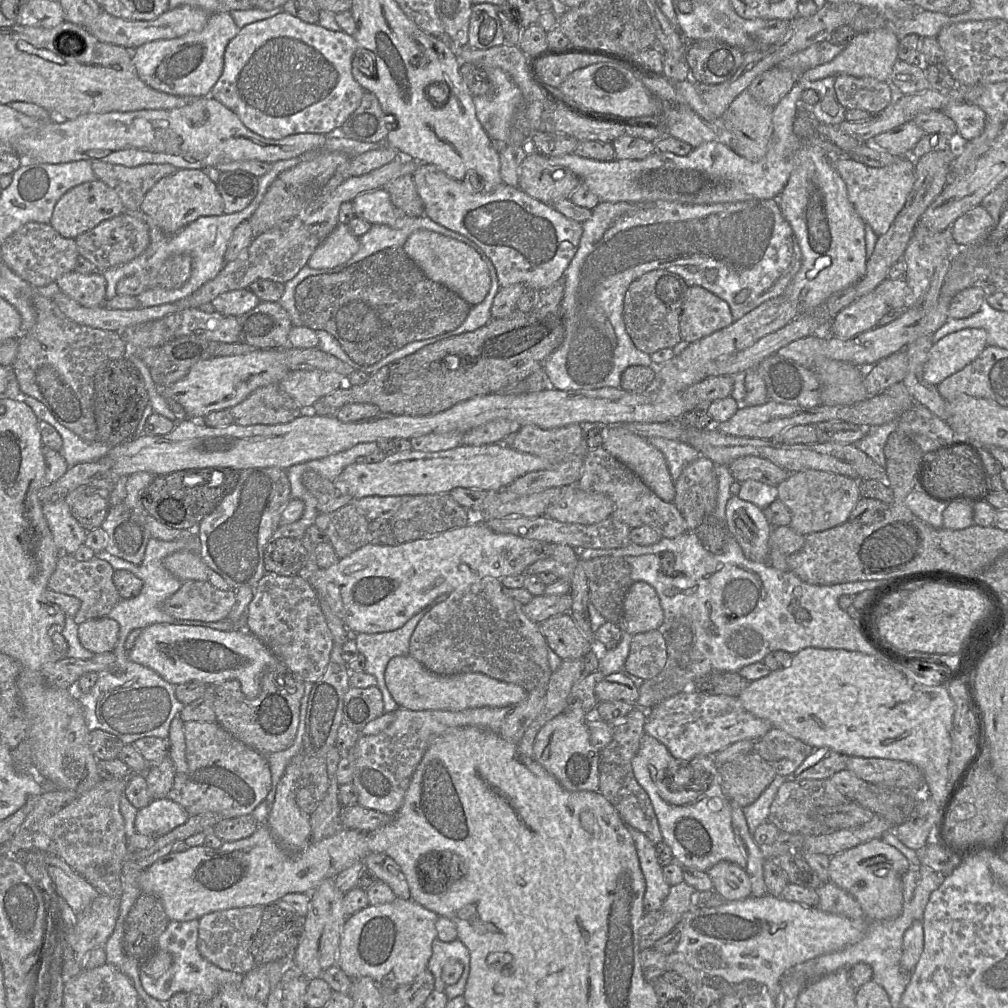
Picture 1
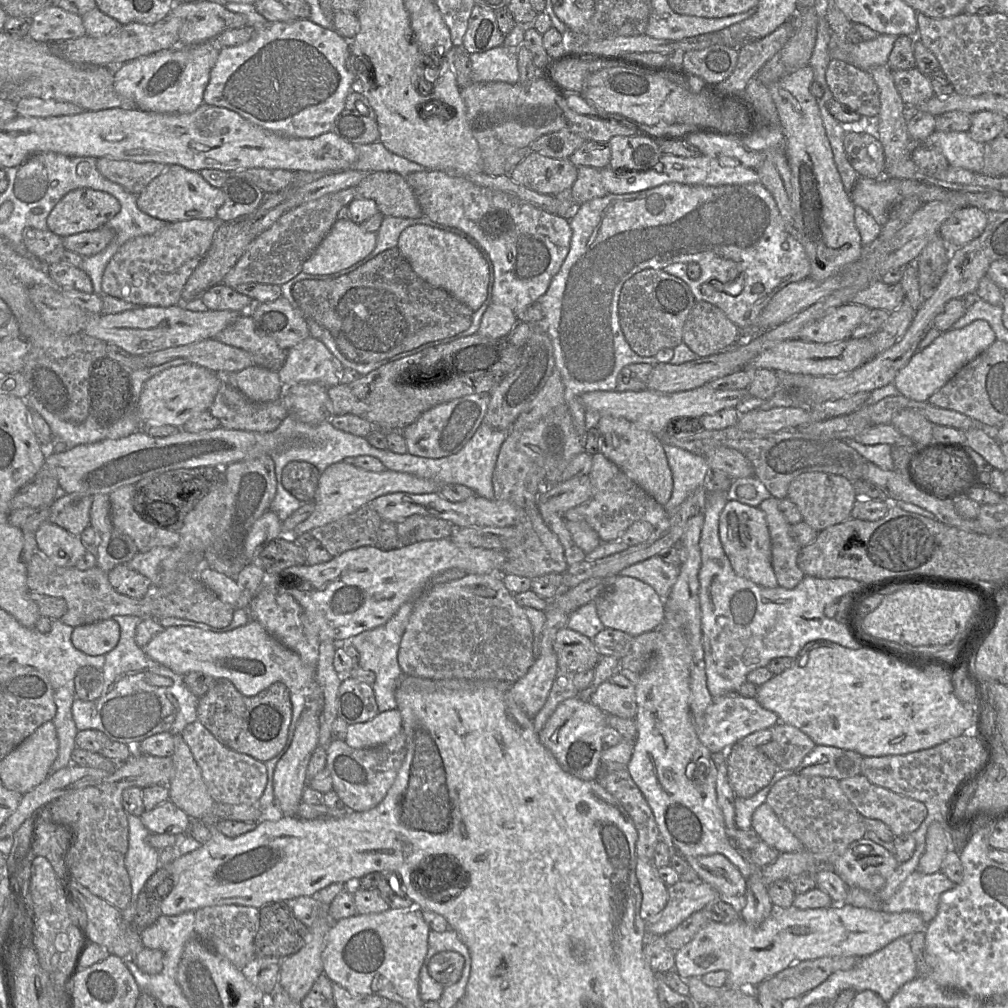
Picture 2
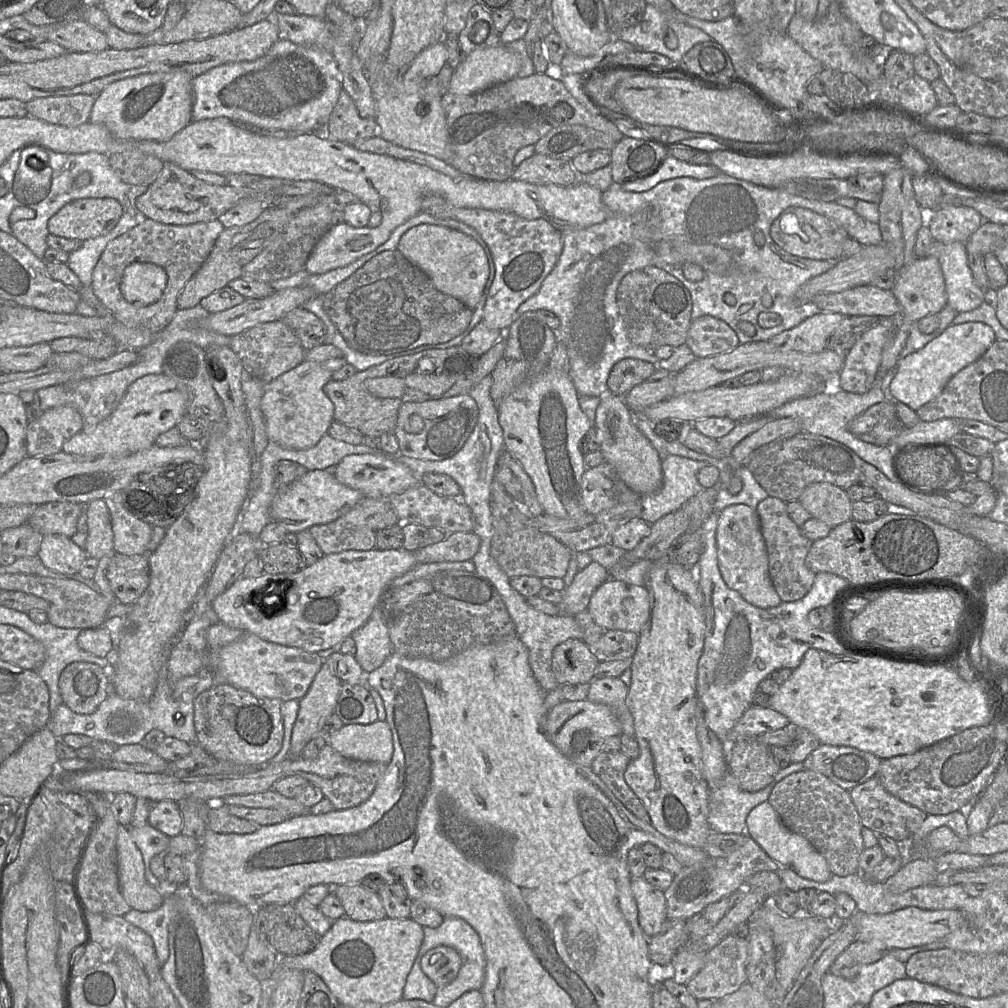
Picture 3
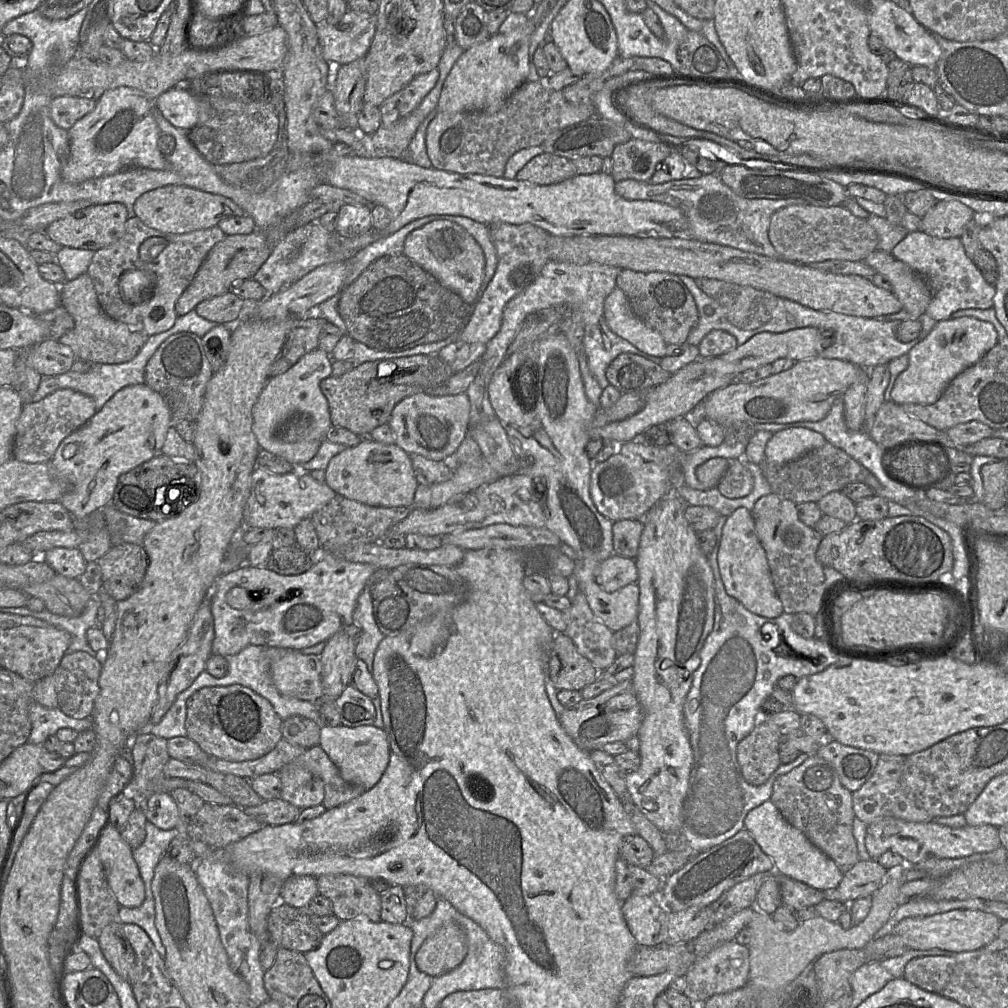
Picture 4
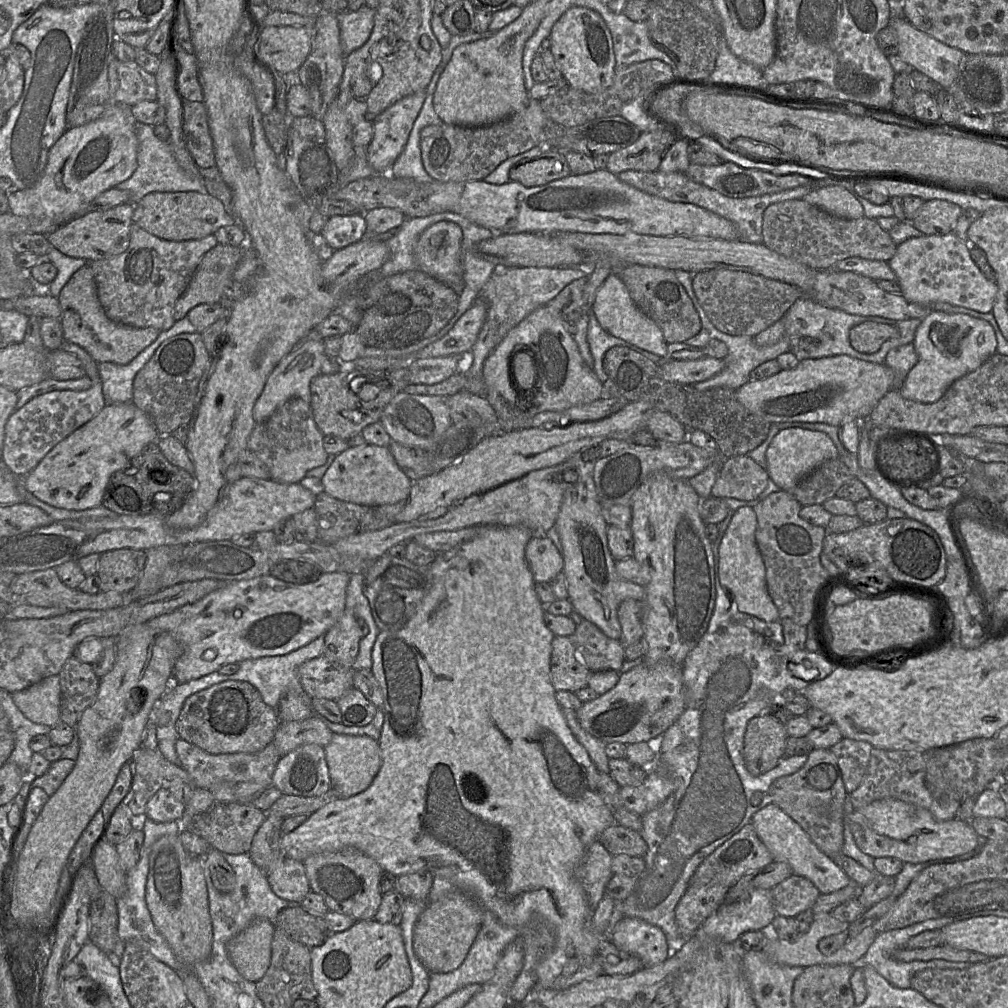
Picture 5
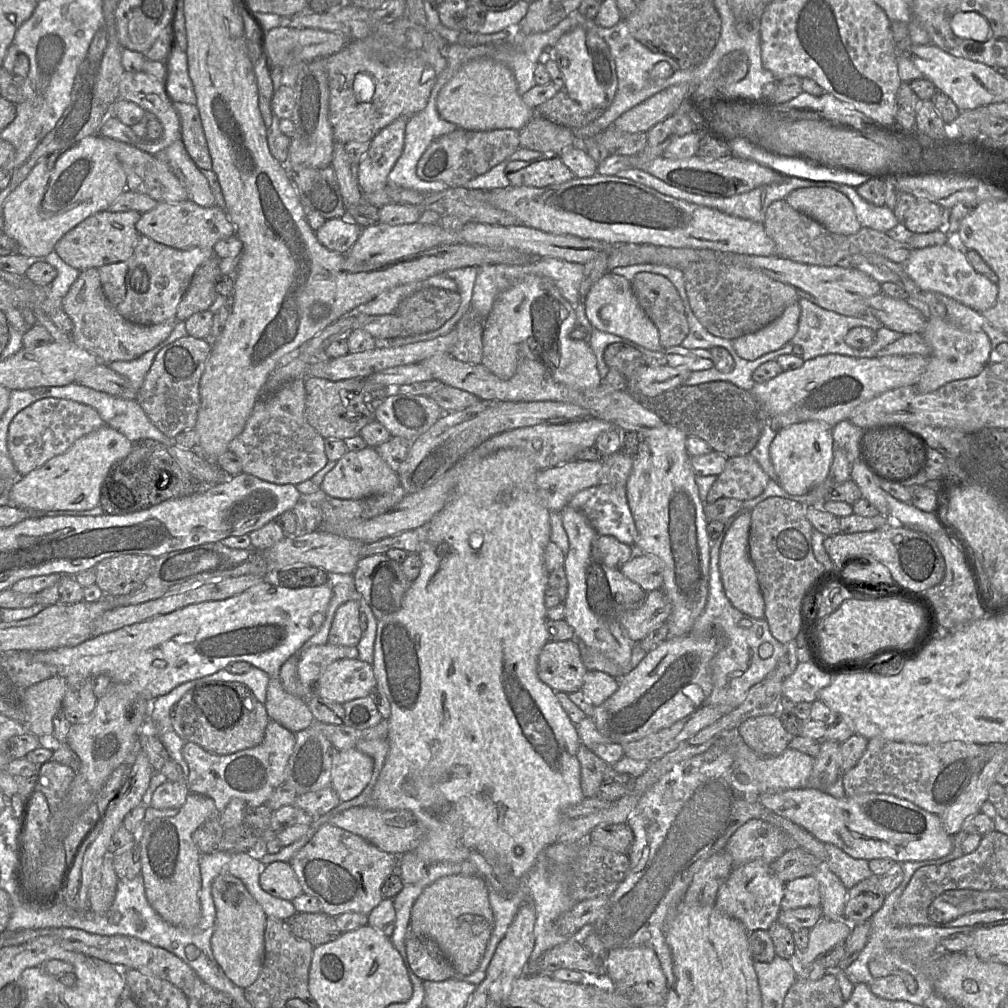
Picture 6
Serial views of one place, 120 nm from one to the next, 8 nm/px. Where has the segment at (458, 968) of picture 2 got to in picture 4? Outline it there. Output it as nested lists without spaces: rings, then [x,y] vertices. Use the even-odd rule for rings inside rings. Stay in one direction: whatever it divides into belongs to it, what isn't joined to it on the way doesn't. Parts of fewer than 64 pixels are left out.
[[[455,923],[444,924],[416,953],[420,971],[436,978],[457,968],[467,955],[467,937]]]

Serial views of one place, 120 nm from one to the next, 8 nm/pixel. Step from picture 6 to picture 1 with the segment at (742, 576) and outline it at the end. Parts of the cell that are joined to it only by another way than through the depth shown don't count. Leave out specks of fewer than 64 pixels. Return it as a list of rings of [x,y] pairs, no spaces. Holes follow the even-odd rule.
[[[732,496],[725,508],[725,524],[744,556],[754,562],[768,562],[771,524],[762,510]]]

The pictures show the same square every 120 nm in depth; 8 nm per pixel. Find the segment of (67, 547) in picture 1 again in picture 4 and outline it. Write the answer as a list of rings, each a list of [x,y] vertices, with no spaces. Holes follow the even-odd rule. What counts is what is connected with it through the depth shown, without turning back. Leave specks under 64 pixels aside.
[[[53,548],[40,558],[56,573],[70,579],[78,579],[86,570],[86,561],[78,548]]]

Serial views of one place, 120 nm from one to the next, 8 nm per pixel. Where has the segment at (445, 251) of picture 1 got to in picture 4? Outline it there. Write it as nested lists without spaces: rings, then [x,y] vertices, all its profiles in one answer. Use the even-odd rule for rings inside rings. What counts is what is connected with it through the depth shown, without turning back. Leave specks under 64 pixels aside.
[[[433,221],[412,231],[405,239],[403,255],[458,294],[468,305],[474,302],[483,282],[485,256],[477,241],[450,221]]]

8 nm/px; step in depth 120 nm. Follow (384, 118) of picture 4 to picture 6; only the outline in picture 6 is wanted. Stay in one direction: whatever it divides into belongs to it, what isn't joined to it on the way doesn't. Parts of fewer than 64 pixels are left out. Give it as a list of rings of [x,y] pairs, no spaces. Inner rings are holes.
[[[400,116],[381,129],[371,140],[366,154],[358,163],[358,183],[362,194],[376,192],[387,184],[387,177],[404,148],[405,129],[409,116]]]

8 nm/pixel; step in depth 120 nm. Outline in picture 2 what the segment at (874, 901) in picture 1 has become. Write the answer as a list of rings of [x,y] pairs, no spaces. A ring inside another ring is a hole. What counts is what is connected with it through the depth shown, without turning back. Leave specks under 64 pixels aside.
[[[871,840],[852,843],[832,865],[832,869],[850,887],[878,892],[899,866],[894,854]]]

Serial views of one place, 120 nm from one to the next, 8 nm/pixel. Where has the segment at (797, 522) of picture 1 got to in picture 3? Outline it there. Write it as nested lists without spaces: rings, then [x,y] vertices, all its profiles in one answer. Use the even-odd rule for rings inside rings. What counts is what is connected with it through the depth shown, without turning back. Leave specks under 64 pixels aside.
[[[828,482],[809,485],[798,501],[812,517],[830,527],[852,519],[852,502],[846,491]]]

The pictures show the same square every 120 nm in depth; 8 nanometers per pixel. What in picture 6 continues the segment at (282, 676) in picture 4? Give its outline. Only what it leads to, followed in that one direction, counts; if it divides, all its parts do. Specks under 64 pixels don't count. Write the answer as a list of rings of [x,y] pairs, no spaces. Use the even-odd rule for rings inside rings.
[[[344,658],[327,666],[312,691],[313,696],[344,704],[369,696],[376,684],[371,664],[358,658]]]

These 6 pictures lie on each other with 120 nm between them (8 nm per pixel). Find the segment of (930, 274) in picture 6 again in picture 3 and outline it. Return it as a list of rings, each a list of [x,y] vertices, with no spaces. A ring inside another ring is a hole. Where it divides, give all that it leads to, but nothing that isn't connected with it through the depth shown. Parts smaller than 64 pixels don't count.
[[[934,240],[926,256],[935,256],[939,260],[945,279],[947,305],[956,312],[976,309],[988,299],[988,291],[983,290],[973,278],[963,242]]]

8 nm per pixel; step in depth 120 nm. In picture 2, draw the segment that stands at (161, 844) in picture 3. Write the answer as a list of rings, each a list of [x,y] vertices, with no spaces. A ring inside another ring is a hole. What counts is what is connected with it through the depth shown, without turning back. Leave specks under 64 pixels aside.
[[[127,814],[128,850],[125,867],[131,884],[132,903],[137,903],[138,895],[147,880],[158,869],[159,851],[148,843],[151,833],[138,816]]]

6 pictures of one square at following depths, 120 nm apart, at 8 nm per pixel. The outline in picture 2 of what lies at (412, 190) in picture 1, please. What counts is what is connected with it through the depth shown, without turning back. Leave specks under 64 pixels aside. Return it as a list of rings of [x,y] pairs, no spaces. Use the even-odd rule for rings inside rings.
[[[394,172],[368,173],[356,186],[356,198],[371,199],[385,216],[417,218],[423,212],[405,177]]]

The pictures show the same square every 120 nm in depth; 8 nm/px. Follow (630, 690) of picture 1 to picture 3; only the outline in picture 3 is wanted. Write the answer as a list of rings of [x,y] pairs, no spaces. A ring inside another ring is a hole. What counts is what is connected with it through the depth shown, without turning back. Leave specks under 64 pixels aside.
[[[619,677],[601,678],[590,682],[586,699],[608,706],[621,725],[621,733],[634,737],[634,721],[627,706],[627,694],[628,687]]]

